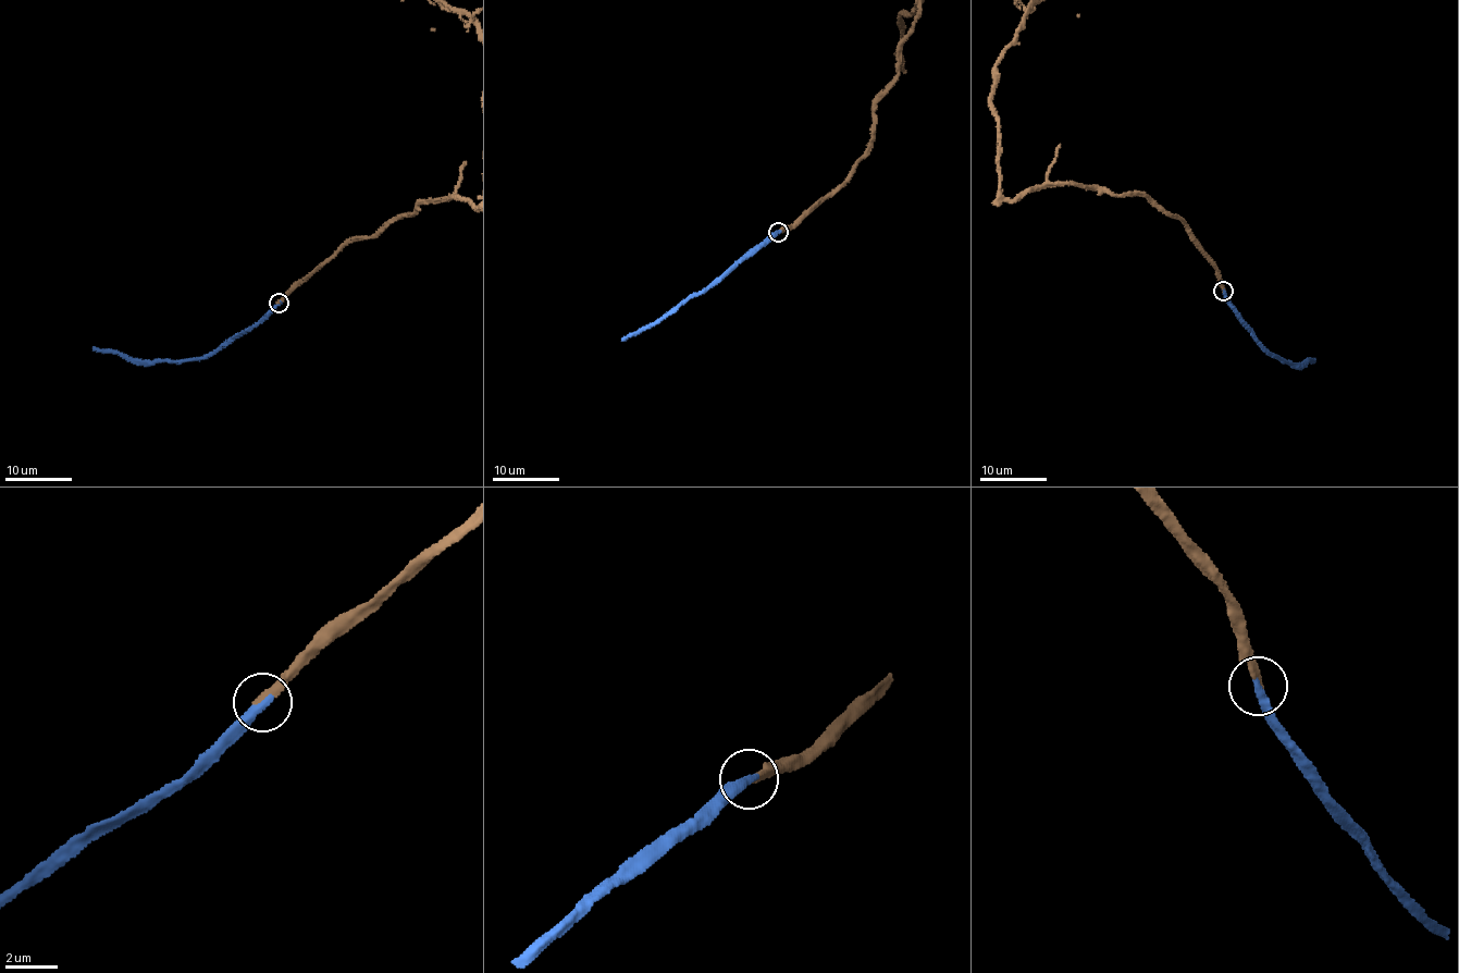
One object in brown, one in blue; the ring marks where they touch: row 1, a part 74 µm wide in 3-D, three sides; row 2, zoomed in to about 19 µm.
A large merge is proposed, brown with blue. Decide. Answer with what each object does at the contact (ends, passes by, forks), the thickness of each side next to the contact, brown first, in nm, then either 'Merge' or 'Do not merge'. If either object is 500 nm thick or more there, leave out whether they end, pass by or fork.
At the ring brown ends. At the ring blue ends. Thickness 300 nm (brown) against 360 nm. Merge

